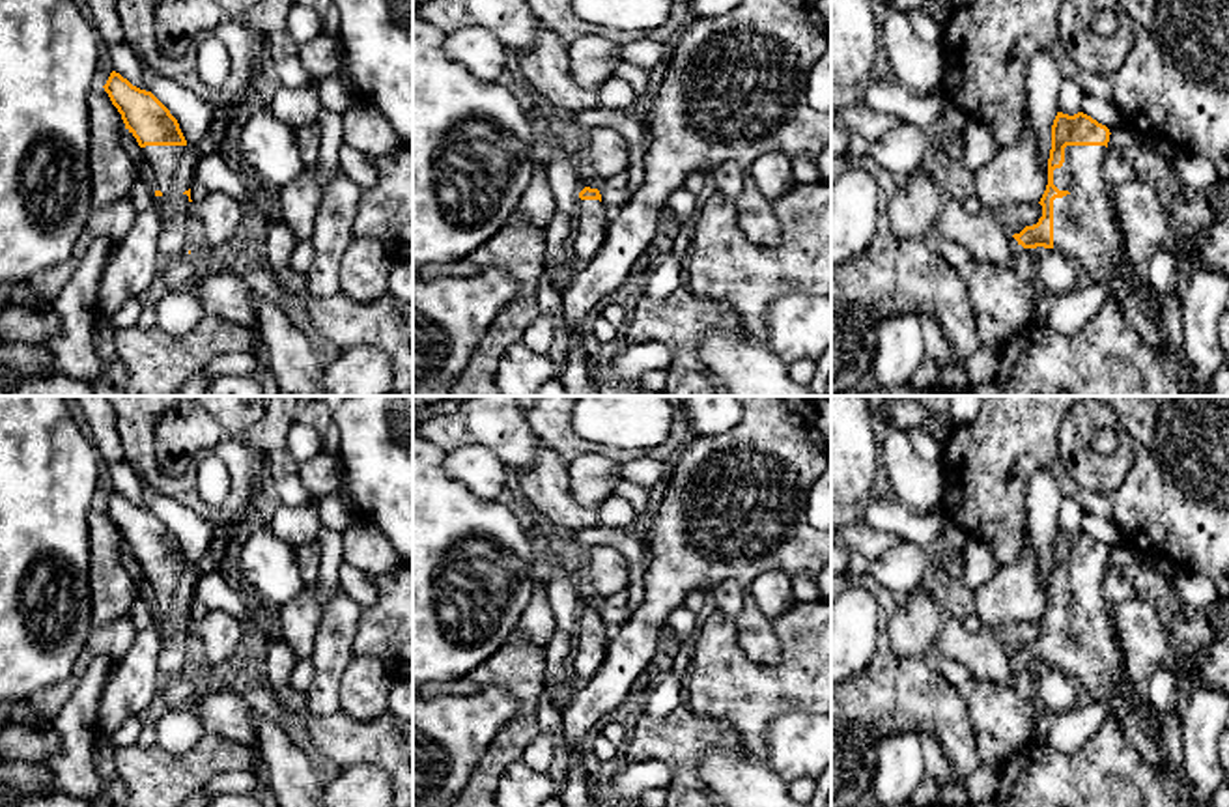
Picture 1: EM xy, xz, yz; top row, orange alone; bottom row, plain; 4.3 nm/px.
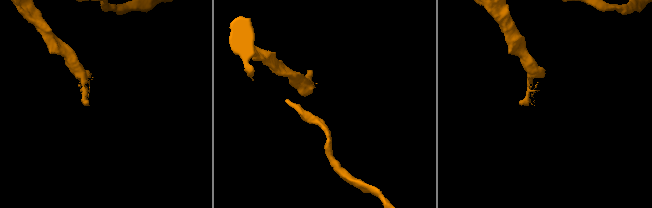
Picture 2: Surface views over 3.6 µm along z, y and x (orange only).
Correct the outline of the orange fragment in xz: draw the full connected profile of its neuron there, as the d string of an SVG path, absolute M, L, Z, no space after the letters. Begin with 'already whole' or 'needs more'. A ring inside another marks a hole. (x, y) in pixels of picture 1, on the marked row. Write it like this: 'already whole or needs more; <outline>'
needs more; M585 187L572 219L572 248L579 265L590 262L605 241L609 220L598 189Z

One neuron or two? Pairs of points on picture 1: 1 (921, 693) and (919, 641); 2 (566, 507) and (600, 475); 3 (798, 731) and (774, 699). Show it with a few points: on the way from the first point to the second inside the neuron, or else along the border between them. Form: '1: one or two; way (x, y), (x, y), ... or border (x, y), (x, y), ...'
1: two; border (888, 626), (888, 641), (899, 656), (929, 658)
2: two; border (566, 466), (572, 497), (594, 509)
3: two; border (811, 712), (781, 712), (770, 725), (766, 753)

